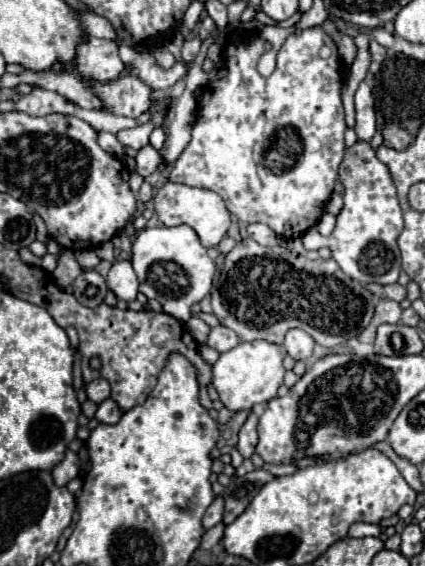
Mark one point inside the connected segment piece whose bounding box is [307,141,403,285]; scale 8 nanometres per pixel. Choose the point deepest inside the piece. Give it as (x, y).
(364, 244)

